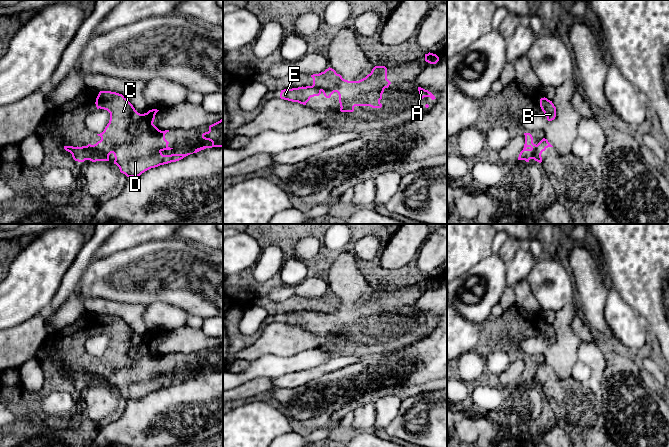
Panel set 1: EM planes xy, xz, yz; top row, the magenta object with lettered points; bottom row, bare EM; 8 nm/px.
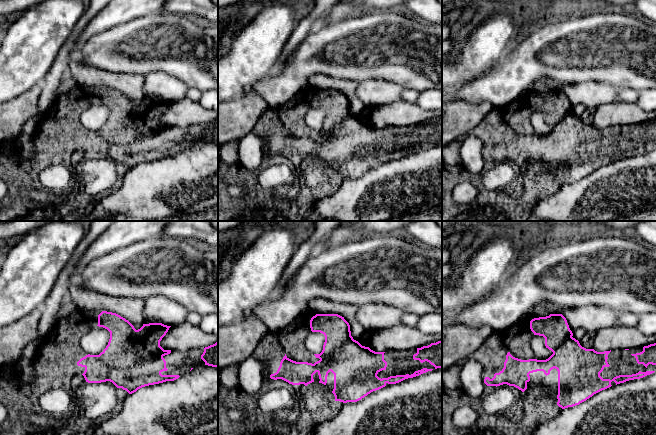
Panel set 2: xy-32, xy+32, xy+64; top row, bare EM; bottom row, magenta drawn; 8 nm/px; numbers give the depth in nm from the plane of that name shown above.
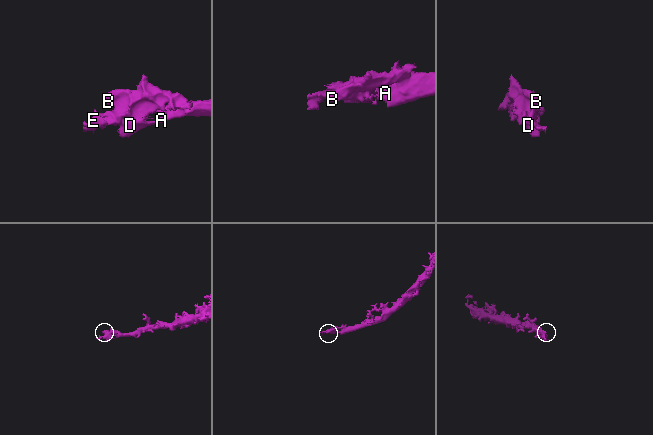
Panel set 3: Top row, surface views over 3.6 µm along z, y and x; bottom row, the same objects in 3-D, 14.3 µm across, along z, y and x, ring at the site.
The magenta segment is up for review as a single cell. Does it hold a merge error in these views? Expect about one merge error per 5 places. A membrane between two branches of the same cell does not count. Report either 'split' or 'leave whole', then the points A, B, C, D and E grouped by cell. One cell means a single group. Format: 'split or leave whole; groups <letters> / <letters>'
split; groups A D E / B C

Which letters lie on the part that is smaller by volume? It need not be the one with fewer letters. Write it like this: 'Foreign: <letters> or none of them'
Foreign: B, C

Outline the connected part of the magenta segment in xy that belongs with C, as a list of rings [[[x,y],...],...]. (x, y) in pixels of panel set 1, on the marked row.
[[[100,91],[96,98],[97,109],[104,109],[110,113],[110,120],[104,131],[97,134],[101,140],[96,144],[87,146],[96,154],[91,158],[92,162],[109,161],[106,155],[116,145],[129,143],[132,140],[131,134],[128,132],[128,127],[131,124],[144,125],[151,133],[159,133],[159,130],[154,124],[157,109],[149,110],[147,113],[138,113],[133,105],[122,94],[111,91]]]

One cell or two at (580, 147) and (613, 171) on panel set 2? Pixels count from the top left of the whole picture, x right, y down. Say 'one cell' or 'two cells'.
two cells

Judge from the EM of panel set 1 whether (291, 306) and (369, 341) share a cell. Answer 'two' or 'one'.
two

